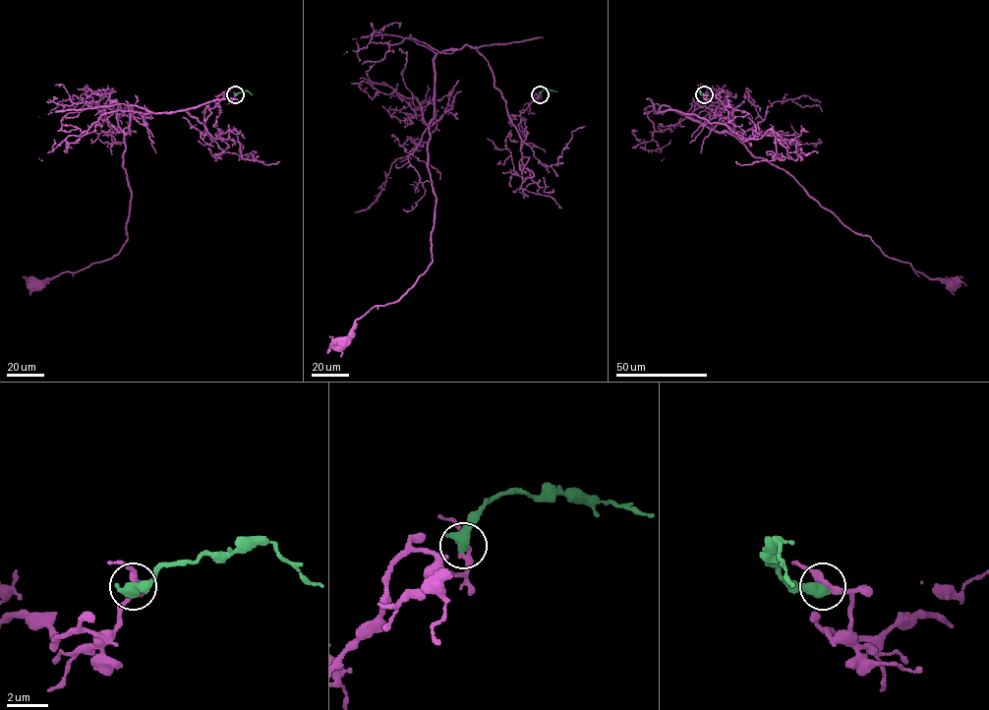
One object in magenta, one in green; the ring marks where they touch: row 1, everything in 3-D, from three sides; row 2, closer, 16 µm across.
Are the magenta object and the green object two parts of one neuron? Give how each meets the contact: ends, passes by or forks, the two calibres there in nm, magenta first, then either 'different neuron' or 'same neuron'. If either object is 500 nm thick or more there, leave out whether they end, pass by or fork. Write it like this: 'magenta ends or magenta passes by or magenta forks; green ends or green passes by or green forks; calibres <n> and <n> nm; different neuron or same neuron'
calibres 280 and 600 nm; same neuron

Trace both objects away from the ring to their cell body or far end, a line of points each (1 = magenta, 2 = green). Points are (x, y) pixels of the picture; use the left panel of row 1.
1: (236, 94), (203, 123), (185, 110), (129, 107), (128, 240), (112, 258), (36, 286)
2: (235, 94), (247, 90), (253, 94)

